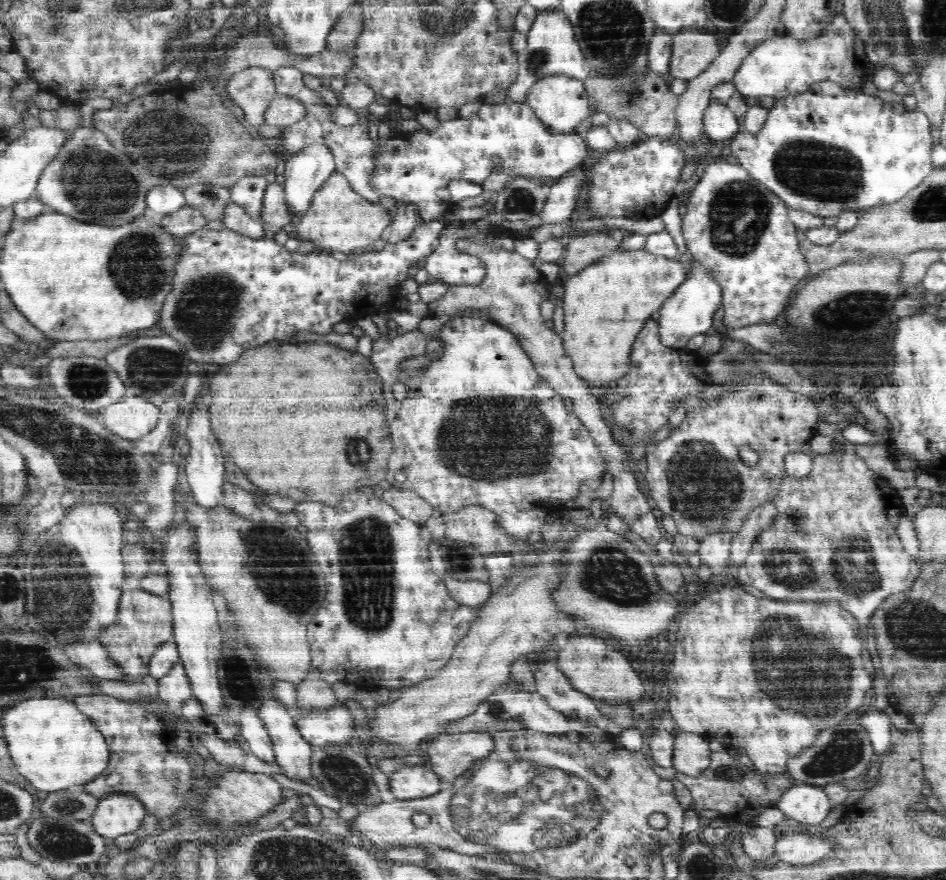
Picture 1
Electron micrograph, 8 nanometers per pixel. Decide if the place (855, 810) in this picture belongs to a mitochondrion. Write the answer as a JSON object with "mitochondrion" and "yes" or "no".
{"mitochondrion":"no"}

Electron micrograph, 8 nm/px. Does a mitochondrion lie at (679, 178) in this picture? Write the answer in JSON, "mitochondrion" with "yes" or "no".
{"mitochondrion":"no"}

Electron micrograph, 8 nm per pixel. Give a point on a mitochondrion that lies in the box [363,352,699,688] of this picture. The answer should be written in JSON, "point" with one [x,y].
{"point":[484,438]}

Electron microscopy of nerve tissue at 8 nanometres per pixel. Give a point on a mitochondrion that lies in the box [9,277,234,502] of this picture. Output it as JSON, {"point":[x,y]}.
{"point":[154,368]}

